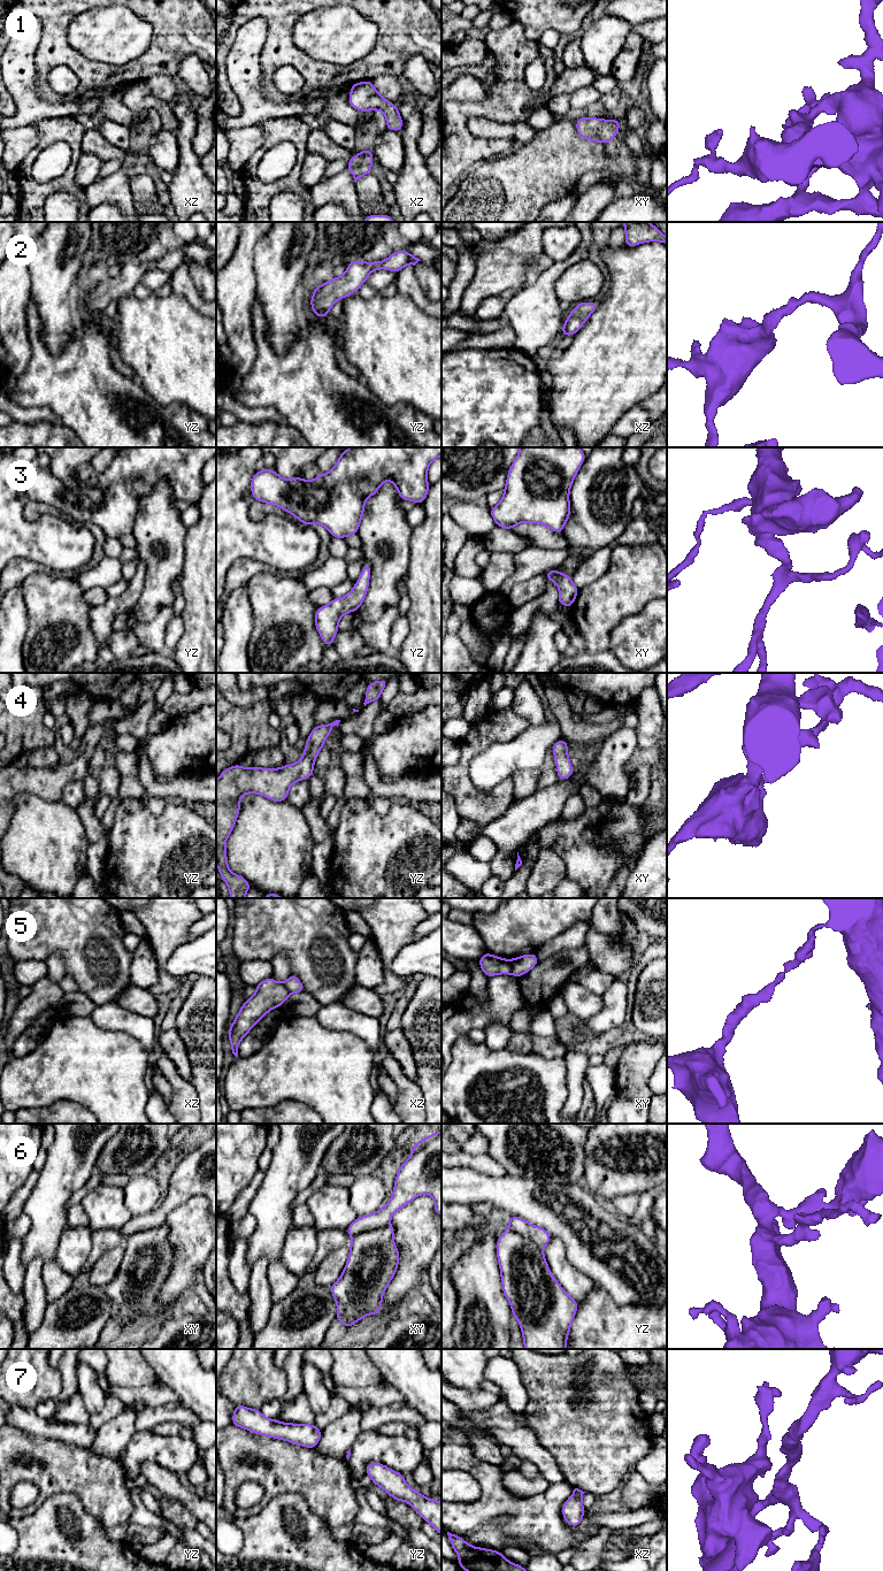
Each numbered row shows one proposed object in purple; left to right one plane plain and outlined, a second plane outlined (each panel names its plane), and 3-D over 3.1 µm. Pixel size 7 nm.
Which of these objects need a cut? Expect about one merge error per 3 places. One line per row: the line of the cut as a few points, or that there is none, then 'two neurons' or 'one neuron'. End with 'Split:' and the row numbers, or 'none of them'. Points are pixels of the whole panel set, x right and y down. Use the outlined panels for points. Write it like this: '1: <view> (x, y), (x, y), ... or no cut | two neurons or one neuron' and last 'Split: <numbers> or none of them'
1: no cut | one neuron
2: no cut | one neuron
3: no cut | one neuron
4: no cut | one neuron
5: xy (509, 960), (512, 973) | two neurons
6: no cut | one neuron
7: no cut | one neuron
Split: 5

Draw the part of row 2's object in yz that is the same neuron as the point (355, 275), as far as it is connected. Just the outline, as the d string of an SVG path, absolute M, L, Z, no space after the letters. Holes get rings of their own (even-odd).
M393 251L389 259L383 261L362 262L355 259L347 265L343 276L333 277L315 288L309 306L315 316L325 319L335 302L354 294L367 282L371 271L387 269L398 274L406 265L415 266L419 261L421 260L407 251Z

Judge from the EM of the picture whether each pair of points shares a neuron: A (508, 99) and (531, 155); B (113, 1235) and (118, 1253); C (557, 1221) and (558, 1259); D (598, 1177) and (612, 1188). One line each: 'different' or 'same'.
A: different
B: different
C: different
D: same

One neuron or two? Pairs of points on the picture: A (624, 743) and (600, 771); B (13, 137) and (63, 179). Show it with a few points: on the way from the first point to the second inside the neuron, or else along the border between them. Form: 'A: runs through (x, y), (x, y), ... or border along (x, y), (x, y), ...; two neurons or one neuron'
A: runs through (617, 749), (607, 764); one neuron
B: border along (33, 125), (38, 131), (39, 143), (15, 170); two neurons

